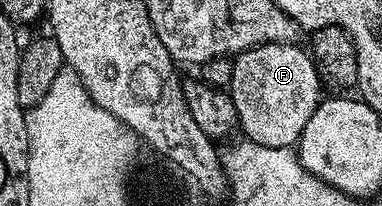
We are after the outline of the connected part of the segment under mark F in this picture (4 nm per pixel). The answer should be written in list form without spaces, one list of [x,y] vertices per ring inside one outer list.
[[[256,44],[245,52],[238,52],[233,60],[231,82],[227,89],[231,102],[235,102],[235,114],[244,139],[259,146],[293,148],[303,134],[303,126],[323,99],[323,85],[312,55],[296,44]]]

